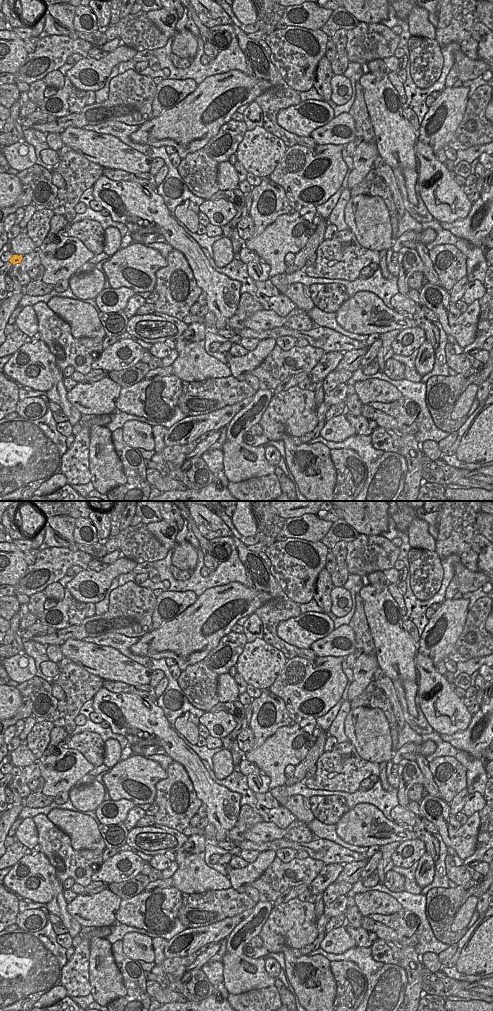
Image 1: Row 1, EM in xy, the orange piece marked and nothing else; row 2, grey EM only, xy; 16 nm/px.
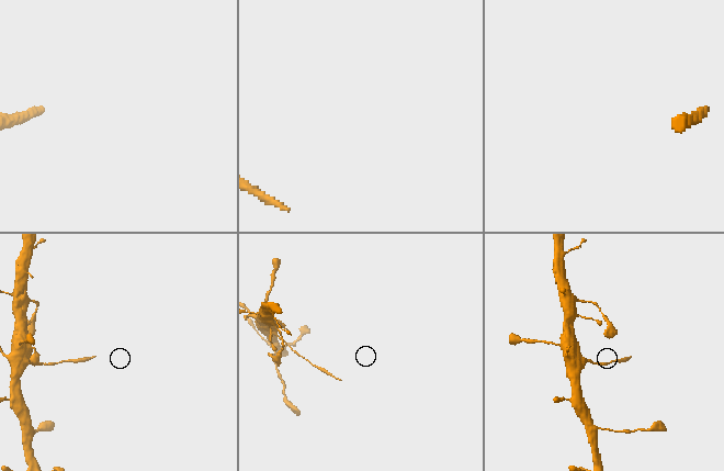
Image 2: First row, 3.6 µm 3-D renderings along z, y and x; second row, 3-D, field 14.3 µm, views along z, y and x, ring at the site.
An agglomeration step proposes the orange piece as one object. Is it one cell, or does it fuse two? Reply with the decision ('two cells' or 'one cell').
two cells

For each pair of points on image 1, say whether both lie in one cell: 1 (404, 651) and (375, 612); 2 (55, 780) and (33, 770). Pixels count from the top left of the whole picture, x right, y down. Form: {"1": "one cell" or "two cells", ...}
{"1": "one cell", "2": "two cells"}

